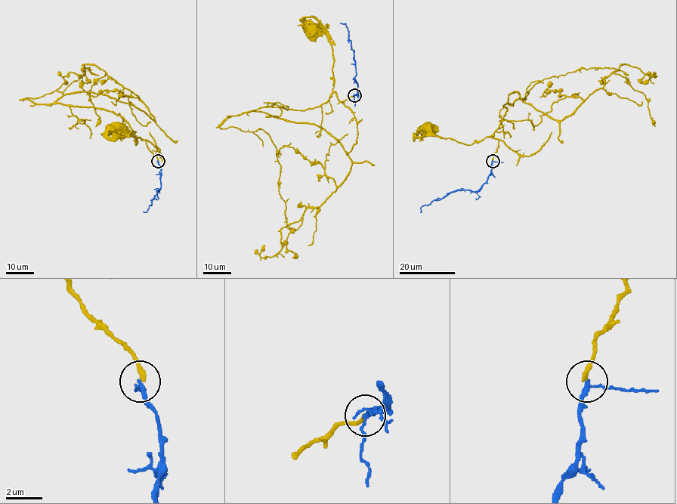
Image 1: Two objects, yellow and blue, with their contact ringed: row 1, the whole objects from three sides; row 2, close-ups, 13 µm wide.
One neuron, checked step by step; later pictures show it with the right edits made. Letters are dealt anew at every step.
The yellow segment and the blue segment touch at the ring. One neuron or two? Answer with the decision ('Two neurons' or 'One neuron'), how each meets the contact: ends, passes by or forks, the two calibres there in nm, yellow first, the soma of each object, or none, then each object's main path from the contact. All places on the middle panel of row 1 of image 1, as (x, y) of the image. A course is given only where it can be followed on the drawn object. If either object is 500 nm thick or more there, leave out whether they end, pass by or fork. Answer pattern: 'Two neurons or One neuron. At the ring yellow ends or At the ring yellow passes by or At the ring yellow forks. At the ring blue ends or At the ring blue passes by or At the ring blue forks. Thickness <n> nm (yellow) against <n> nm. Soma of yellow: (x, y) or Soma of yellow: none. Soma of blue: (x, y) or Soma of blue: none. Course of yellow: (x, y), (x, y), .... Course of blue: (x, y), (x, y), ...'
Two neurons. At the ring yellow ends. At the ring blue passes by. Thickness 240 nm (yellow) against 180 nm. Soma of yellow: (313, 30). Soma of blue: none. Course of yellow: (354, 95), (344, 101), (338, 100), (332, 88), (332, 43), (324, 33), (313, 29). Course of blue: (354, 95), (357, 94), (357, 83), (354, 78), (353, 51), (346, 25), (340, 23)

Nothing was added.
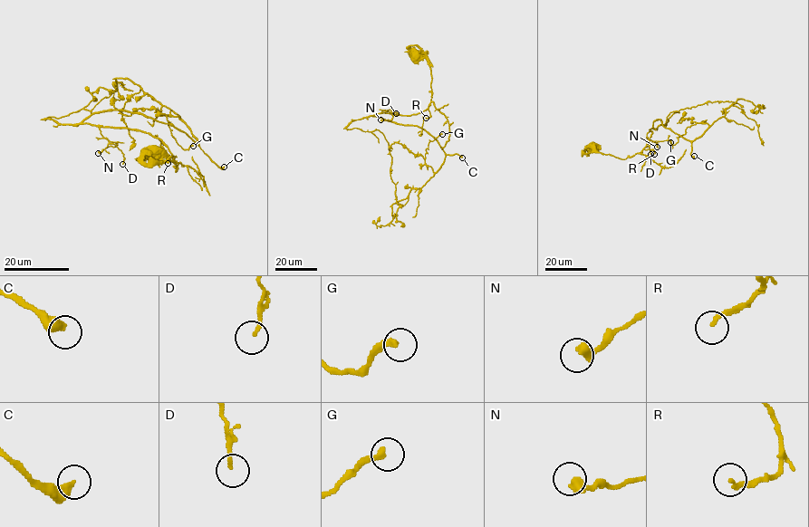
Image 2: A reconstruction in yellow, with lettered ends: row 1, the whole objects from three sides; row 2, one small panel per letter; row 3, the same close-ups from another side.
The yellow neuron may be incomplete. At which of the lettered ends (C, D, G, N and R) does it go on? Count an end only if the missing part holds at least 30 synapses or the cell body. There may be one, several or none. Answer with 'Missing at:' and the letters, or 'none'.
Missing at: C, G

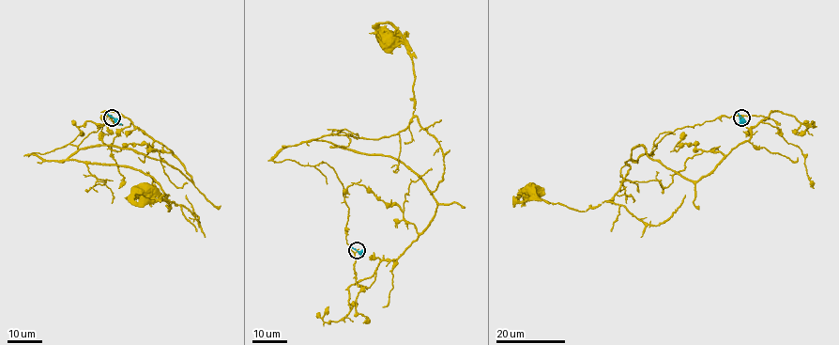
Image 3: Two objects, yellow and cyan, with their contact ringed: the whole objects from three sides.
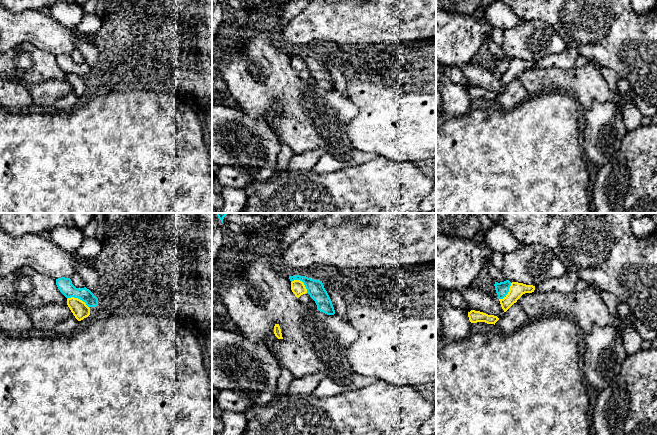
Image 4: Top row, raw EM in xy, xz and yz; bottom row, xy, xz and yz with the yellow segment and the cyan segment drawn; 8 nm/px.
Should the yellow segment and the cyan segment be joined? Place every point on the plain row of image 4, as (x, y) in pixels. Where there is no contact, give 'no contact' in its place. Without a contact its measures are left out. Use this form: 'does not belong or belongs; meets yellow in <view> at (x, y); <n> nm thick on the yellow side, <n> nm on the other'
does not belong; meets yellow in xy at (79, 75); 140 nm thick on the yellow side, 120 nm on the other

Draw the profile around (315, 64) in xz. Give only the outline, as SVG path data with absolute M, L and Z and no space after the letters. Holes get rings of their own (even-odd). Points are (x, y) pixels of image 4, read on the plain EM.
M289 52L290 57L300 56L304 59L307 69L315 77L317 85L327 91L334 91L335 86L332 77L324 64L322 57L314 56L306 52Z

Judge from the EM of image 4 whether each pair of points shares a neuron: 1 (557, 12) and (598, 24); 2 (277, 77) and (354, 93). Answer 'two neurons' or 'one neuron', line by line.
1: one neuron
2: two neurons

